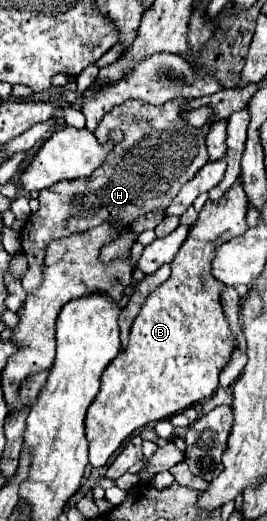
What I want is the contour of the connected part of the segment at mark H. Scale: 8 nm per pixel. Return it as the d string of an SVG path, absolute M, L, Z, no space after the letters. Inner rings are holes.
M178 97L178 99L168 101L164 105L158 105L158 107L150 105L150 103L136 101L136 99L120 103L118 107L114 107L114 111L110 111L102 117L102 123L94 131L94 135L100 143L110 141L110 131L112 129L120 129L124 133L122 141L116 143L112 153L104 159L102 167L98 167L90 177L74 179L74 181L62 181L62 183L56 183L54 187L48 187L46 191L40 191L40 197L38 197L40 209L30 215L24 229L20 231L22 251L28 259L28 271L22 277L22 287L28 293L36 291L38 285L42 283L44 253L46 253L46 247L48 247L50 241L62 239L62 237L68 237L68 235L74 235L74 233L84 233L84 231L94 229L102 223L108 223L112 227L128 227L140 215L146 215L154 209L166 211L166 207L178 195L180 187L186 181L190 181L202 165L208 163L206 137L202 135L202 131L196 129L196 127L182 127L182 123L184 123L182 115L188 111L188 101L190 99L186 99L186 97Z

